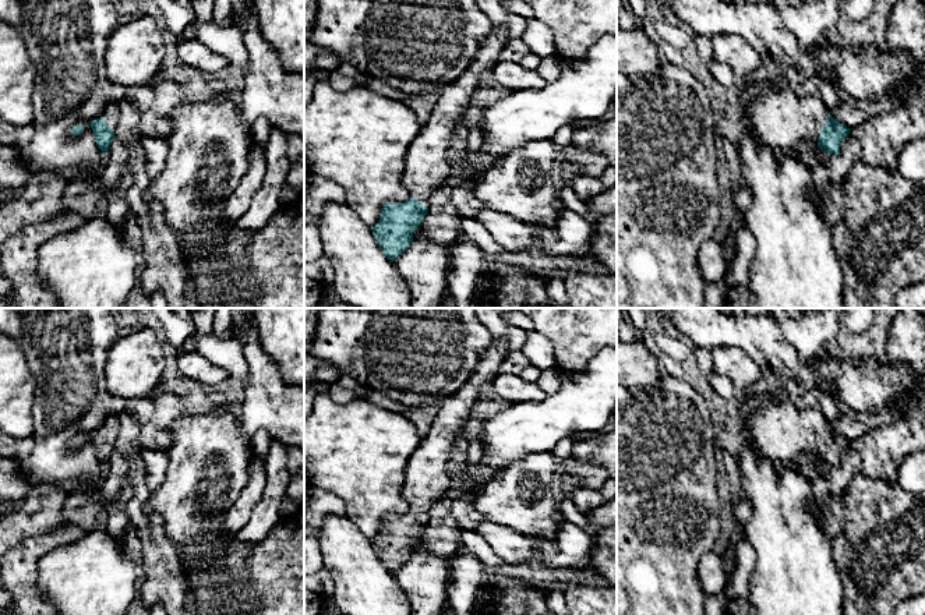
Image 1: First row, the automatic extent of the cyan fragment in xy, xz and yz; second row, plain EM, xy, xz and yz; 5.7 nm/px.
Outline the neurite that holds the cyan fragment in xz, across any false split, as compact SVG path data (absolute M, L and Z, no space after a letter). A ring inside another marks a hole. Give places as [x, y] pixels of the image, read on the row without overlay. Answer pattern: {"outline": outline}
{"outline": "M492 337L473 375L465 385L438 404L428 434L410 456L402 495L410 506L403 516L389 515L382 520L378 536L371 540L379 561L393 573L413 555L413 545L428 524L430 508L445 499L451 488L449 453L463 424L470 418L480 386L499 374L508 343Z"}

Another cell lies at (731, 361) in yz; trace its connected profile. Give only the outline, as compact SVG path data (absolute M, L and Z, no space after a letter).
M713 347L712 356L713 371L728 377L738 396L744 396L746 389L762 377L762 367L738 347Z

